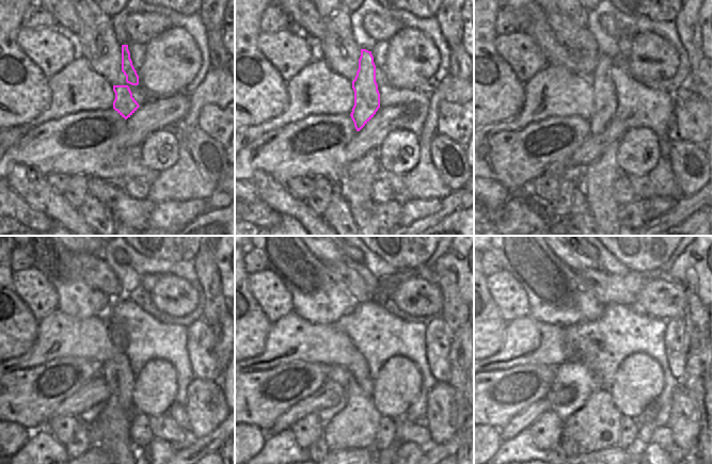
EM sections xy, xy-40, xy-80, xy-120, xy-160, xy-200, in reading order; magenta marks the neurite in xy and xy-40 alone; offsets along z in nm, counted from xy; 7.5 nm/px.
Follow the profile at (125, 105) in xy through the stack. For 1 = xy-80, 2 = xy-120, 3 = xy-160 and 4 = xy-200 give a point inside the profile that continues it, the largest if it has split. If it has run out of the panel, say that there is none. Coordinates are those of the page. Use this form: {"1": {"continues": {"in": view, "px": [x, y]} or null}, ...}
{"1": {"continues": {"in": "xy-80", "px": [604, 97]}}, "2": {"continues": {"in": "xy-120", "px": [113, 421]}}, "3": {"continues": {"in": "xy-160", "px": [355, 427]}}, "4": {"continues": {"in": "xy-200", "px": [597, 426]}}}

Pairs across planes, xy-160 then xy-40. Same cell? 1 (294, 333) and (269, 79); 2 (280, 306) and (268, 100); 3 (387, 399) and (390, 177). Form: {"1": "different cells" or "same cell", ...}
{"1": "different cells", "2": "different cells", "3": "different cells"}

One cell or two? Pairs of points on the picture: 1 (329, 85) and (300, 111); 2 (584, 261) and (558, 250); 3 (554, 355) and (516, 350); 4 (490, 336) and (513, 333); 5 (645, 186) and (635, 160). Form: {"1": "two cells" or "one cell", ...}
{"1": "one cell", "2": "one cell", "3": "one cell", "4": "two cells", "5": "two cells"}

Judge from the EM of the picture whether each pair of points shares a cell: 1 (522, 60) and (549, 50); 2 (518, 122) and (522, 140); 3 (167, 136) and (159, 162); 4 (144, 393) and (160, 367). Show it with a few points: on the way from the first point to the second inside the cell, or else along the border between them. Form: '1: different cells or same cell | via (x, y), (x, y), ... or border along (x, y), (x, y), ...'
1: different cells | border along (526, 34), (541, 50), (547, 63)
2: different cells | border along (543, 120), (495, 134)
3: same cell | via (164, 142), (160, 149), (160, 156)
4: same cell | via (151, 386), (160, 373)

